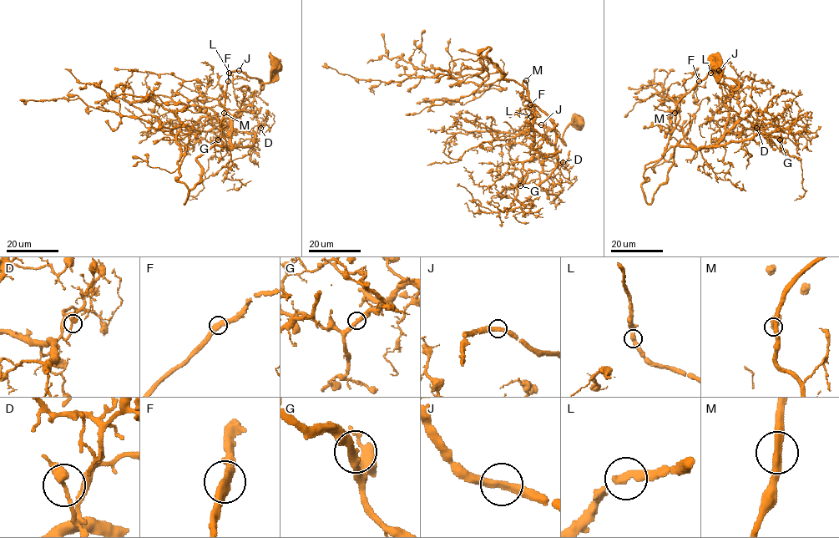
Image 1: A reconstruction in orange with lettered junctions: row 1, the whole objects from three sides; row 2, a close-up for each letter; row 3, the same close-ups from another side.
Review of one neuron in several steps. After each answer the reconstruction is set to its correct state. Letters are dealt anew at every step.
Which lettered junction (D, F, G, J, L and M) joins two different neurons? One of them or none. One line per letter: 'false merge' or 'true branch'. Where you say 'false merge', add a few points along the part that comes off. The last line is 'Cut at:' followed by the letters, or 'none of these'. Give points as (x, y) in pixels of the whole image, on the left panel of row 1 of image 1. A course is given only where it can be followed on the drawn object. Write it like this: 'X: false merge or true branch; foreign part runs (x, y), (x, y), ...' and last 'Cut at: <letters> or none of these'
D: true branch
F: true branch
G: true branch
J: true branch
L: true branch
M: true branch
Cut at: none of these

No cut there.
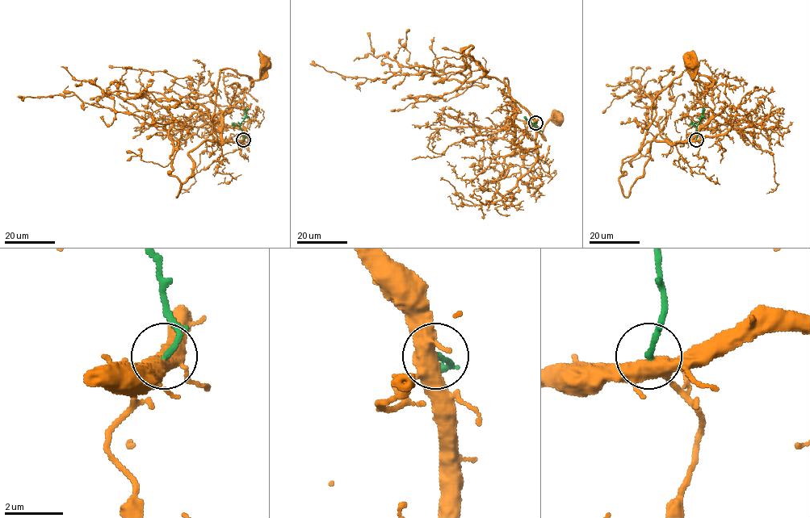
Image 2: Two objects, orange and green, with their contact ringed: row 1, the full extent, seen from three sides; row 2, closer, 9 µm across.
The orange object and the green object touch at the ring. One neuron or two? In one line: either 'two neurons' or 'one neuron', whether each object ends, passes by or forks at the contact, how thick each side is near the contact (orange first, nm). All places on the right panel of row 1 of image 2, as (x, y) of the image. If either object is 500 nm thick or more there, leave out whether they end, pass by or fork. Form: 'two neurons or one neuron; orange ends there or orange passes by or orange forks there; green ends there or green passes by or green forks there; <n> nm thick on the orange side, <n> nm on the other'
one neuron; orange forks there; green ends there; 440 nm thick on the orange side, 180 nm on the other

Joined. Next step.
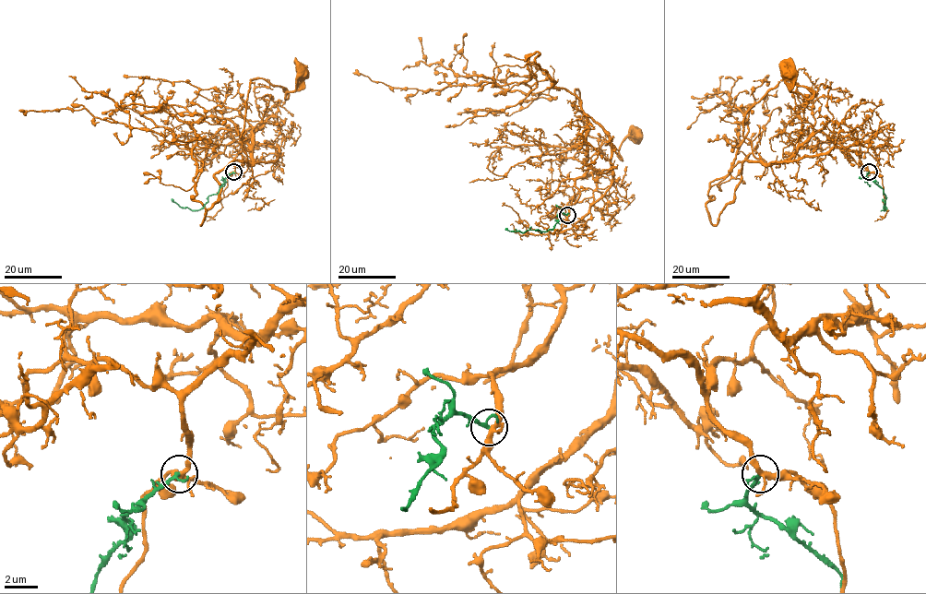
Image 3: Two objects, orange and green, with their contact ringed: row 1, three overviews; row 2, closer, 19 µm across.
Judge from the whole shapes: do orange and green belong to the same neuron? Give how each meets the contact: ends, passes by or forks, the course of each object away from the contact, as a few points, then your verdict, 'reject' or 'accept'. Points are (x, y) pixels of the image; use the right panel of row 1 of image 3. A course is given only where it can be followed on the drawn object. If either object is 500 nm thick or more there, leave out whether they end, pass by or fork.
orange forks; green passes by; course orange (869, 172), (821, 132), (784, 160), (754, 156), (745, 114), (780, 80), (813, 96), (789, 90), (789, 70); course green (869, 172), (866, 176), (883, 190), (885, 197), (884, 210), (886, 208), (883, 198); accept

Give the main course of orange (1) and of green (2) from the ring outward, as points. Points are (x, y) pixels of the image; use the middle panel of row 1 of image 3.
1: (567, 215), (587, 167), (575, 89), (585, 130), (621, 159), (622, 142), (635, 136)
2: (567, 215), (561, 212), (552, 229), (541, 231), (505, 229)

